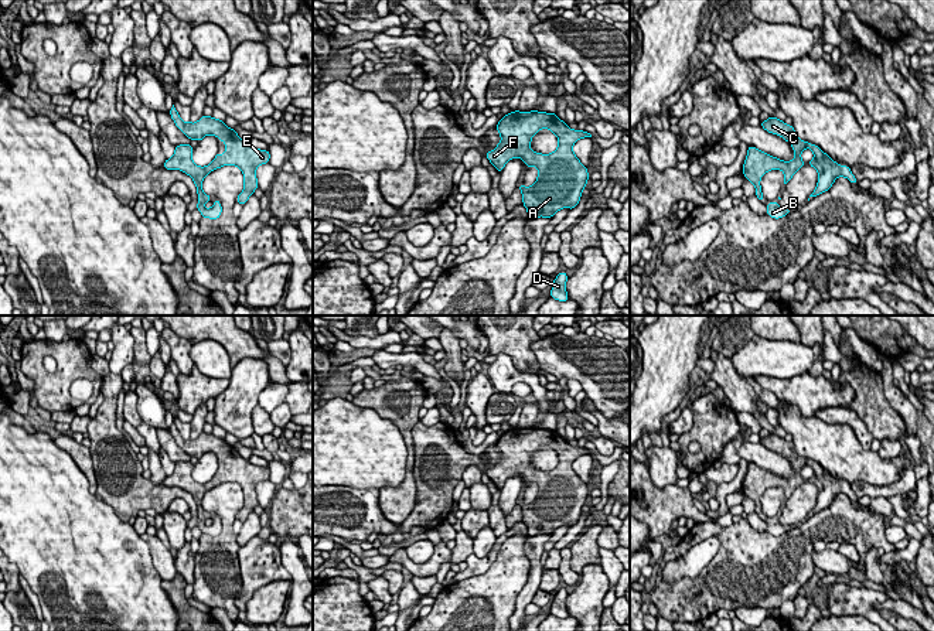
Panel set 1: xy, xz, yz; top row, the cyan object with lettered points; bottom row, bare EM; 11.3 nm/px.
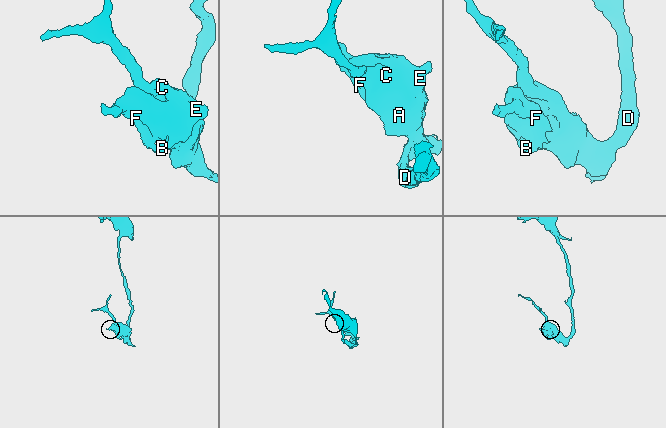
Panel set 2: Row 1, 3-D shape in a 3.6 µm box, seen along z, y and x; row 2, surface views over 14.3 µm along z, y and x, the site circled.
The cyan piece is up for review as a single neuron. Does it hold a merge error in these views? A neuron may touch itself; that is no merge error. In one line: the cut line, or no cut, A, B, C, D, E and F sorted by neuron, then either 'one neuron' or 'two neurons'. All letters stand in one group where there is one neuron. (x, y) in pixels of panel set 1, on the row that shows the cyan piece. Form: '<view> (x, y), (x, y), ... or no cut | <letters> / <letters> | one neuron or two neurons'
no cut | A B C D E F | one neuron

